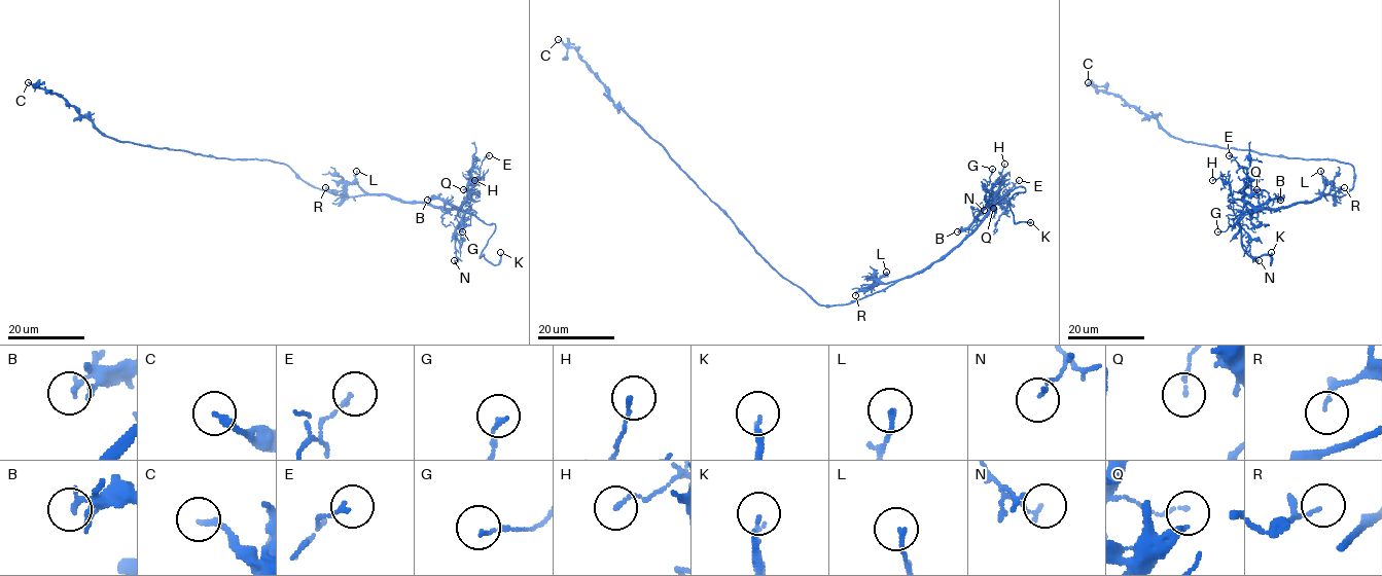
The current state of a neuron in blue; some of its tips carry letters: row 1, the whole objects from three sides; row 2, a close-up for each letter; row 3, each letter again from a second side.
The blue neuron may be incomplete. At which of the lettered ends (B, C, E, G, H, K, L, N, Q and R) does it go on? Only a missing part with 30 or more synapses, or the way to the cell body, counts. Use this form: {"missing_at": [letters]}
{"missing_at": ["K"]}

